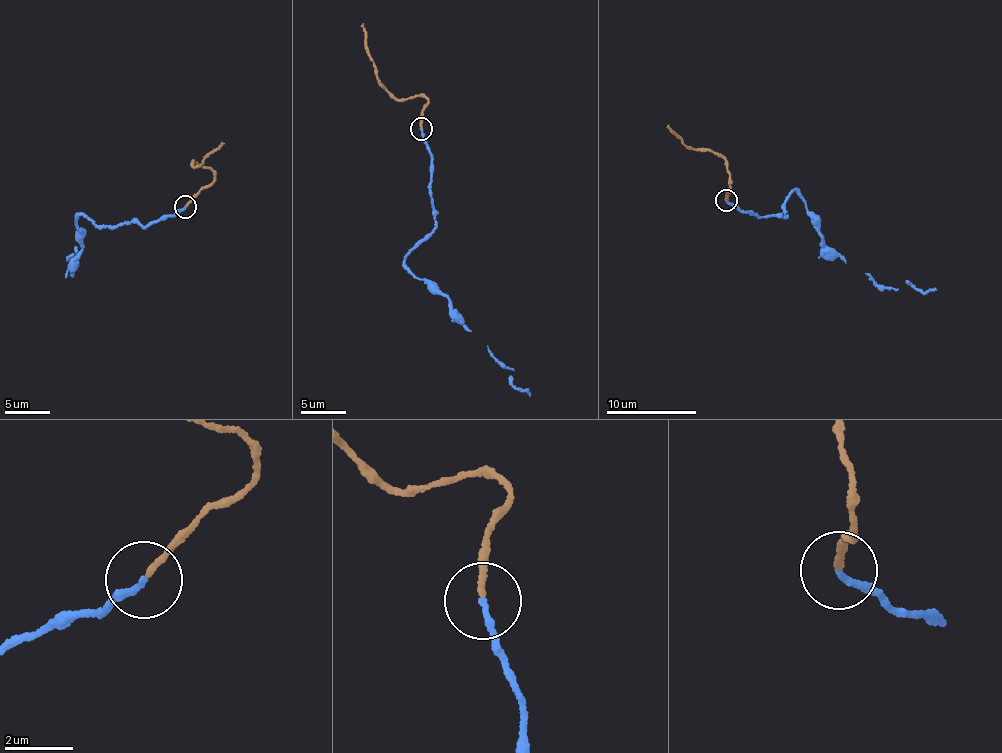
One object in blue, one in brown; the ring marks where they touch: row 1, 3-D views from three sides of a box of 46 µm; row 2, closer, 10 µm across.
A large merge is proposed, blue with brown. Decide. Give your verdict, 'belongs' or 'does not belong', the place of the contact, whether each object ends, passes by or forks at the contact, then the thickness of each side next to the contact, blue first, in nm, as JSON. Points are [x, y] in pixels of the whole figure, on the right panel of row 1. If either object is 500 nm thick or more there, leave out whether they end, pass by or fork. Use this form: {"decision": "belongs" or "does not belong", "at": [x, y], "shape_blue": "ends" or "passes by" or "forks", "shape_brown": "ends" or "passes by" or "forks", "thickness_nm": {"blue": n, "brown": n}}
{"decision": "belongs", "at": [726, 200], "shape_blue": "ends", "shape_brown": "ends", "thickness_nm": {"blue": 160, "brown": 150}}

